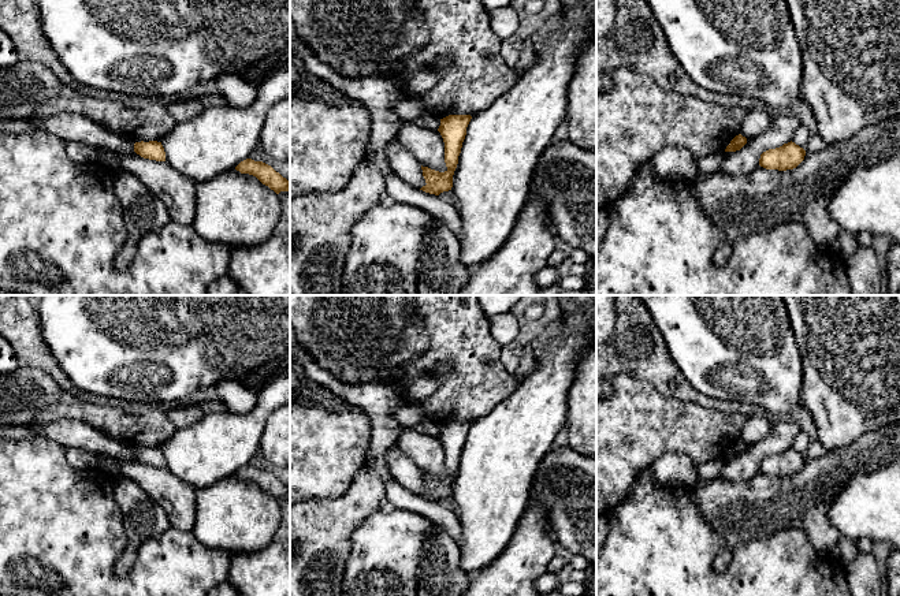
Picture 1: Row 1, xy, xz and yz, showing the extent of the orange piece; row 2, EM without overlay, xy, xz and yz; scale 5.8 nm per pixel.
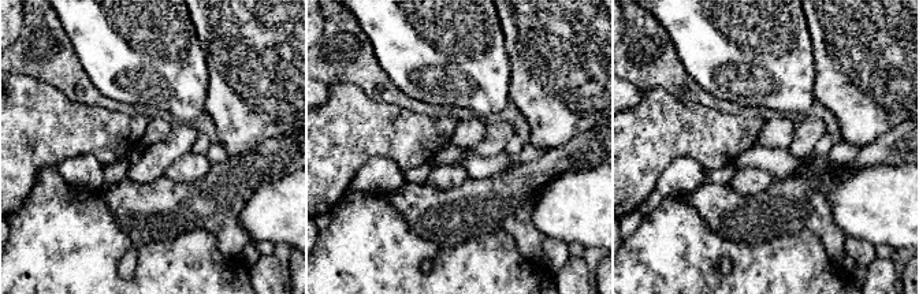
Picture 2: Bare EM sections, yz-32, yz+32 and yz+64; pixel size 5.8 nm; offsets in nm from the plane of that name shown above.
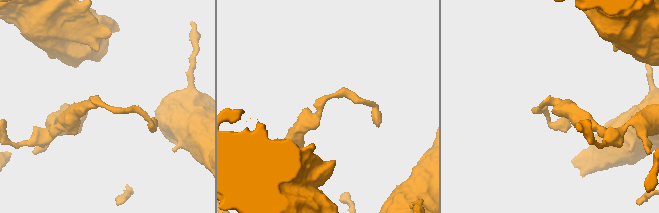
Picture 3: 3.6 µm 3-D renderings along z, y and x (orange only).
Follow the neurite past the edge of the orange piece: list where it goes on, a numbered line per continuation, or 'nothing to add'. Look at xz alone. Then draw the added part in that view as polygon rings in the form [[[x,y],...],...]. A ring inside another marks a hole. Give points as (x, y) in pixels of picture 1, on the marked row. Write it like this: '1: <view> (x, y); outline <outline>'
nothing to add

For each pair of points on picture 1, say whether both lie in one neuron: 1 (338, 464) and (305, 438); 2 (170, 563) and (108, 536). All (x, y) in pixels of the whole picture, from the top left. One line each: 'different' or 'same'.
1: same
2: same

